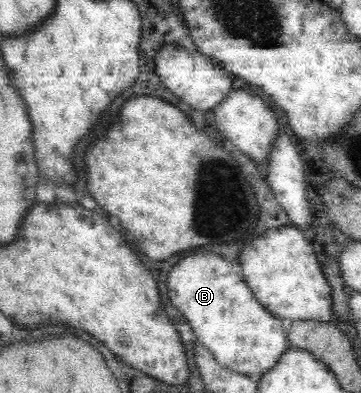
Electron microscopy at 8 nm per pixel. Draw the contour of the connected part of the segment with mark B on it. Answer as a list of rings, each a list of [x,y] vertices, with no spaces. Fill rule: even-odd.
[[[197,248],[197,251],[179,257],[177,263],[167,271],[167,289],[171,293],[171,301],[183,314],[188,327],[193,329],[197,341],[203,344],[222,366],[246,376],[259,377],[268,371],[289,344],[283,328],[284,322],[258,302],[243,280],[242,275],[231,273],[229,261],[222,255],[213,251],[203,251],[203,248]]]

